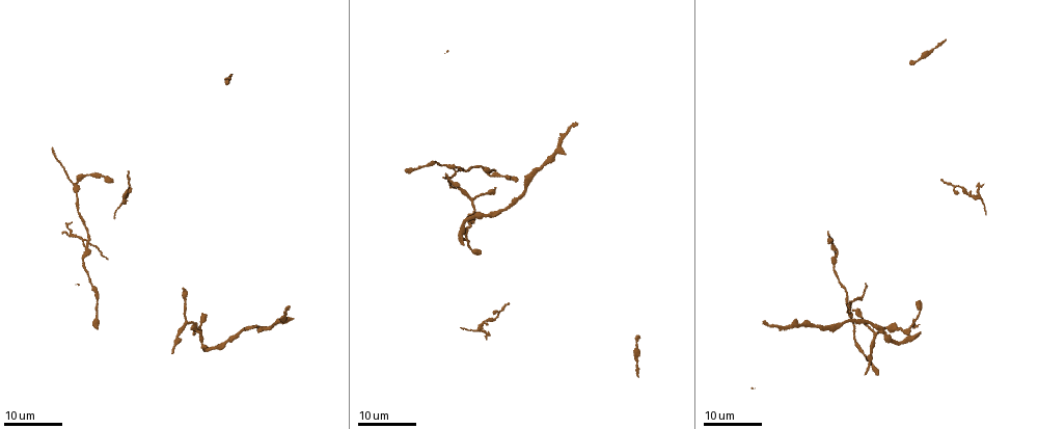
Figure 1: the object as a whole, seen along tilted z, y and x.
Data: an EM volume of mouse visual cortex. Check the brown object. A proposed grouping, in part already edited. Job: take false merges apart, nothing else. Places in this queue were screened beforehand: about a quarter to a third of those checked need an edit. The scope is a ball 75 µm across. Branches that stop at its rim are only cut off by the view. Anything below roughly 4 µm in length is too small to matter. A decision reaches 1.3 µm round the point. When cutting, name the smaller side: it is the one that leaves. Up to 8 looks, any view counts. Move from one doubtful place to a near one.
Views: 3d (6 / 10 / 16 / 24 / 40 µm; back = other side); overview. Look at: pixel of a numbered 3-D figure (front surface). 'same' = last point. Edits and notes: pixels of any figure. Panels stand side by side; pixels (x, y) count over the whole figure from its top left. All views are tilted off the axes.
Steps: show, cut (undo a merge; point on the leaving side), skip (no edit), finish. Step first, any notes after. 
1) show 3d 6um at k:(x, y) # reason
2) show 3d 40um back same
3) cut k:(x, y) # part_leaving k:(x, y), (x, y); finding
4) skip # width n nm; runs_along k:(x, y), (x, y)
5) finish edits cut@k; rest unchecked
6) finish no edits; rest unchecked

show 3d 16um at 1:(839, 254) # arms part here

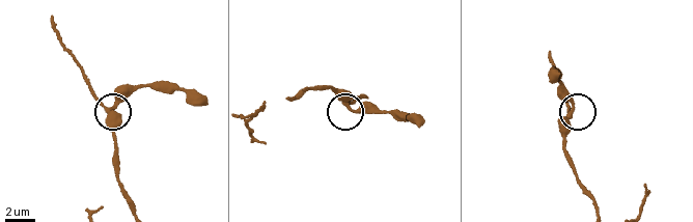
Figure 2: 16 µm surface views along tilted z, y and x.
show 3d 10um at 2:(349, 107) # closer look

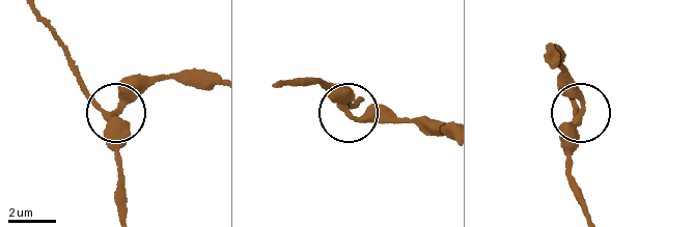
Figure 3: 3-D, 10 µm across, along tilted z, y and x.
skip # arms 3; one cell here

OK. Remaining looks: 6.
show 3d 16um at 1:(961, 186) # thick turns thin

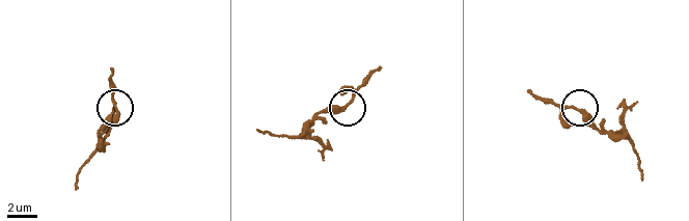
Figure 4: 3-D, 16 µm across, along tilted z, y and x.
show 3d 10um at 4:(345, 104)

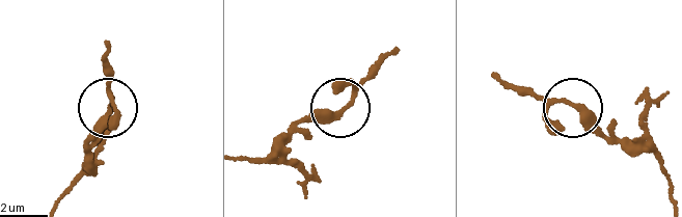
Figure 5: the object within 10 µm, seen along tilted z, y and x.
skip # arms 3; all the same cell

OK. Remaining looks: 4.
show 3d 24um at 1:(473, 202) # three arms meet

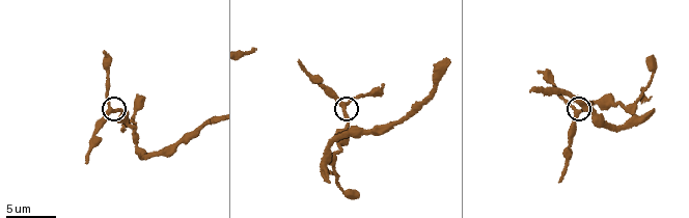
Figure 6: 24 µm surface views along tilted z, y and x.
show 3d 10um at 6:(113, 110) # zoom in

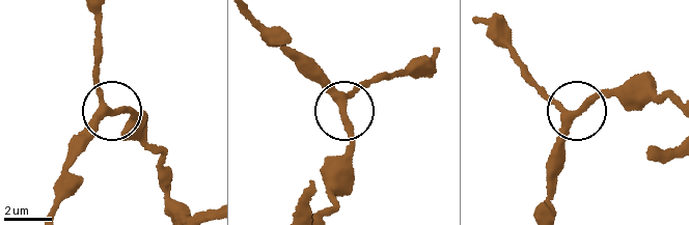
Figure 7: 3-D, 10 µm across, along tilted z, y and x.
skip # width 290 nm; all the same cell

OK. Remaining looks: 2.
show 3d 16um at 1:(88, 241) # four or more arms meet

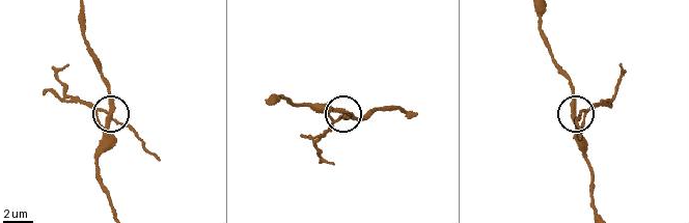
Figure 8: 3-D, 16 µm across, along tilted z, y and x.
show 3d 10um at 8:(108, 114) # zoom in

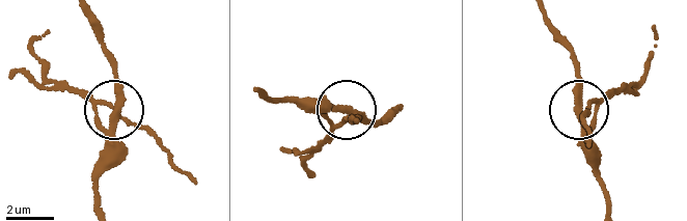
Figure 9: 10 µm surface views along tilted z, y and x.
cut 9:(101, 105) # part_leaving 9:(105, 128), (85, 100), (47, 78), (33, 47); two cells meet here

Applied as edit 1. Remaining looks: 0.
finish edits cut@9; rest unchecked

